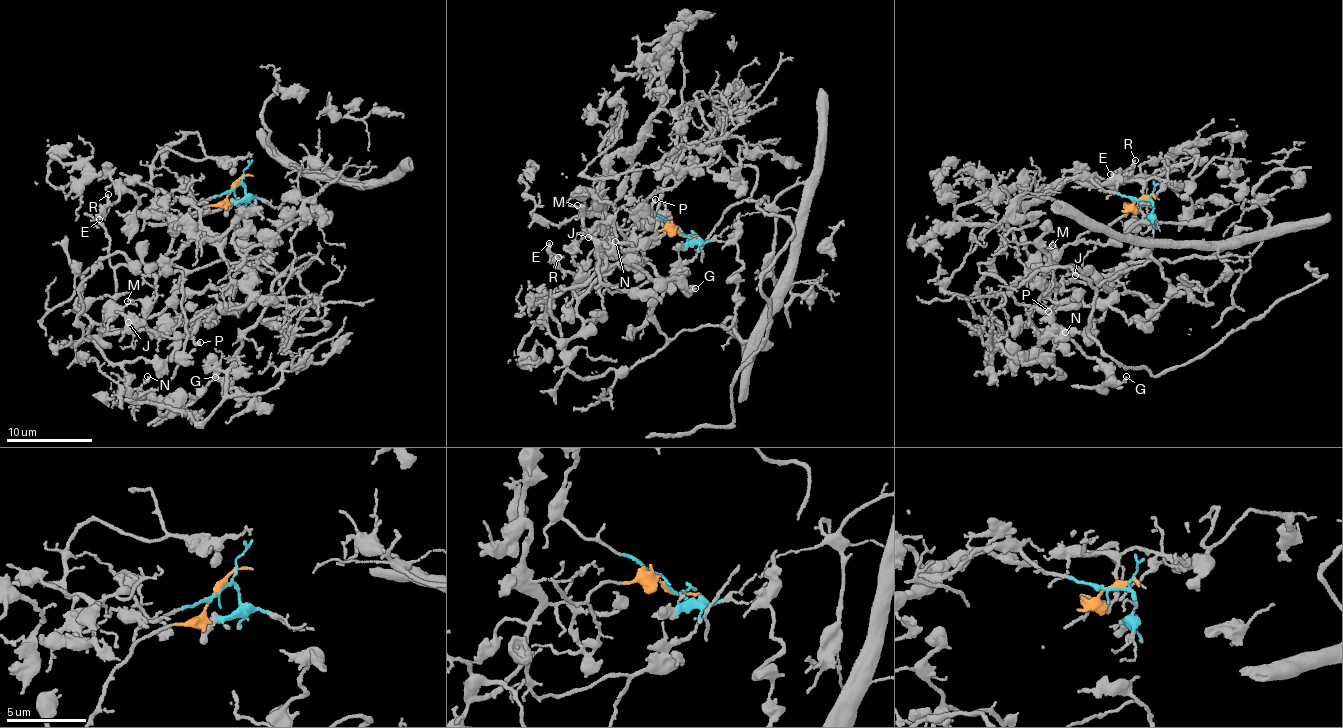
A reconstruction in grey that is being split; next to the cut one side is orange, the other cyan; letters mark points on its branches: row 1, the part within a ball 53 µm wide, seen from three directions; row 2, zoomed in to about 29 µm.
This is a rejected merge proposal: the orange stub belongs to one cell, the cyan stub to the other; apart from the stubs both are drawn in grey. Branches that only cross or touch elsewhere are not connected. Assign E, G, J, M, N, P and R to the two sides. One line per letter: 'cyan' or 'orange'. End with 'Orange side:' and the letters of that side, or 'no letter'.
E: cyan
G: orange
J: orange
M: orange
N: orange
P: orange
R: cyan
Orange side: G, J, M, N, P

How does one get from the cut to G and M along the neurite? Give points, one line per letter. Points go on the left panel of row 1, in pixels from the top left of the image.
G: (236, 186), (158, 271), (148, 326), (190, 326), (183, 270), (118, 252), (76, 303), (120, 400), (215, 376)
M: (236, 186), (221, 203), (198, 209), (180, 227), (158, 271), (151, 297), (126, 301)

